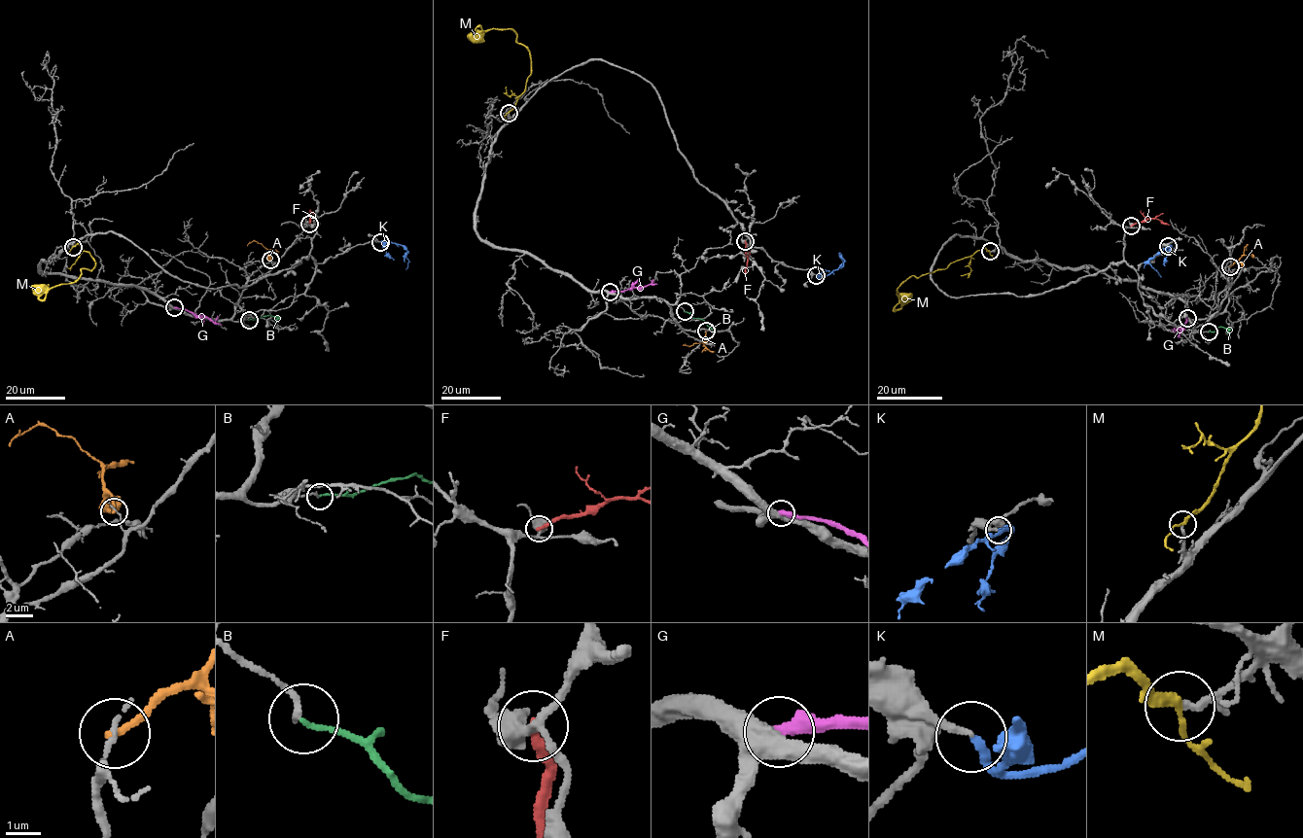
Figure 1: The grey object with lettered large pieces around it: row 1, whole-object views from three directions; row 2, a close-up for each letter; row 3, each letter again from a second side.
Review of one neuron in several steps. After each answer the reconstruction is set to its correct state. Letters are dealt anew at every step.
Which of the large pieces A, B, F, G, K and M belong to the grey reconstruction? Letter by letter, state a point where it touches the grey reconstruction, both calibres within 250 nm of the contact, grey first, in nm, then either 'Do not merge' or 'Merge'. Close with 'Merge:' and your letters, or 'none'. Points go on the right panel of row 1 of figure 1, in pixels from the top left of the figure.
A: Touches grey at (1230, 266). Thickness 150 nm (grey) against 200 nm. Do not merge
B: Touches grey at (1209, 331). Thickness 180 nm (grey) against 130 nm. Merge
F: Touches grey at (1131, 226). Thickness 360 nm (grey) against 300 nm. Do not merge
G: Touches grey at (1187, 318). Thickness 440 nm (grey) against 440 nm. Do not merge
K: Touches grey at (1168, 246). Thickness 220 nm (grey) against 240 nm. Merge
M: Touches grey at (990, 251). Thickness 160 nm (grey) against 200 nm. Merge
Merge: B, K, M

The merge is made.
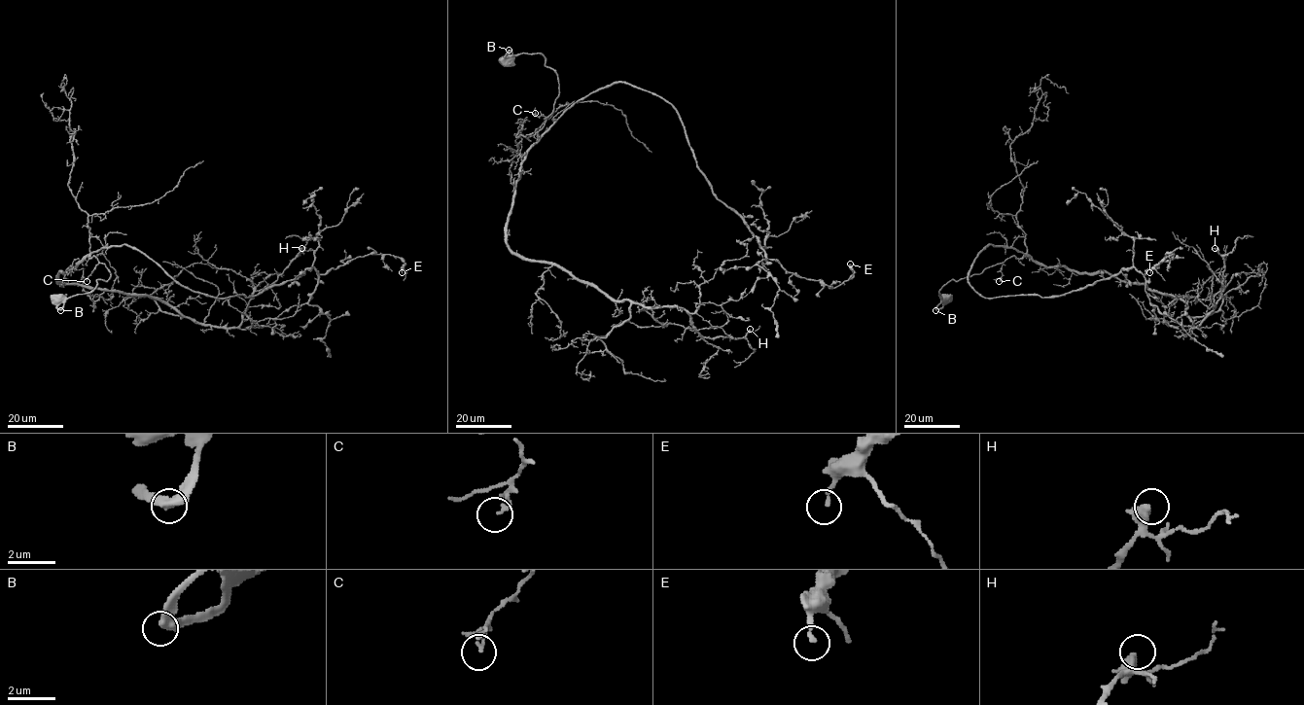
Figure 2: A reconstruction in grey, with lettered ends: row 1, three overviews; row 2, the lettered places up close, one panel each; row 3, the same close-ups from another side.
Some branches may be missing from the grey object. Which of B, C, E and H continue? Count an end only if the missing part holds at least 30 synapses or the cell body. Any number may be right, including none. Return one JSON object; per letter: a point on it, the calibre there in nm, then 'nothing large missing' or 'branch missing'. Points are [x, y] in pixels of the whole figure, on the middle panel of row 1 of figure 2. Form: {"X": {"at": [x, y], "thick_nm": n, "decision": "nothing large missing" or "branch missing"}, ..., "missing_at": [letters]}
{"B": {"at": [509, 50], "thick_nm": 380, "decision": "nothing large missing"}, "C": {"at": [535, 113], "thick_nm": 90, "decision": "nothing large missing"}, "E": {"at": [850, 264], "thick_nm": 160, "decision": "nothing large missing"}, "H": {"at": [750, 329], "thick_nm": 320, "decision": "branch missing"}, "missing_at": ["H"]}

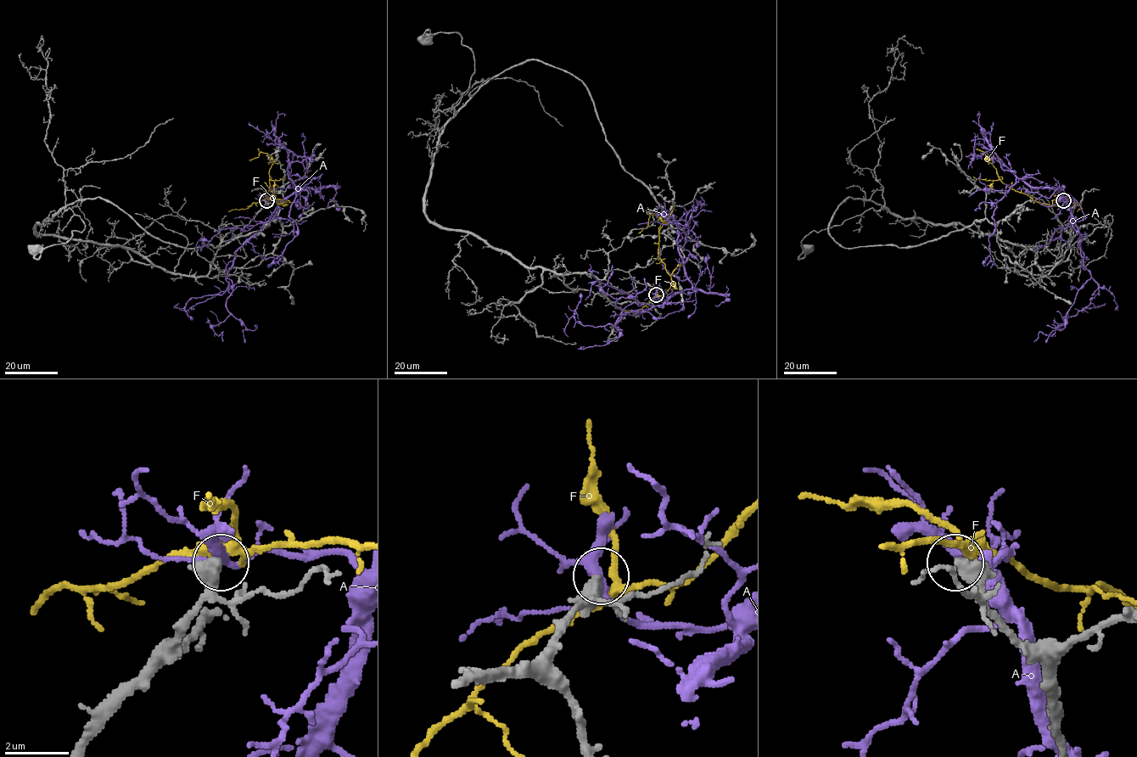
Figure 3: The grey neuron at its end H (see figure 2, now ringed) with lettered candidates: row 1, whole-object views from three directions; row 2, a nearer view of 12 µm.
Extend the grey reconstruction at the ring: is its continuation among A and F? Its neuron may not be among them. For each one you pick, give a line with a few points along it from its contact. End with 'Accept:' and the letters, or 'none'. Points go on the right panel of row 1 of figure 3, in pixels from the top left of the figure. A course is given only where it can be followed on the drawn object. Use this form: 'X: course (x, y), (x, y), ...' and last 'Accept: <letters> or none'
Accept: none

